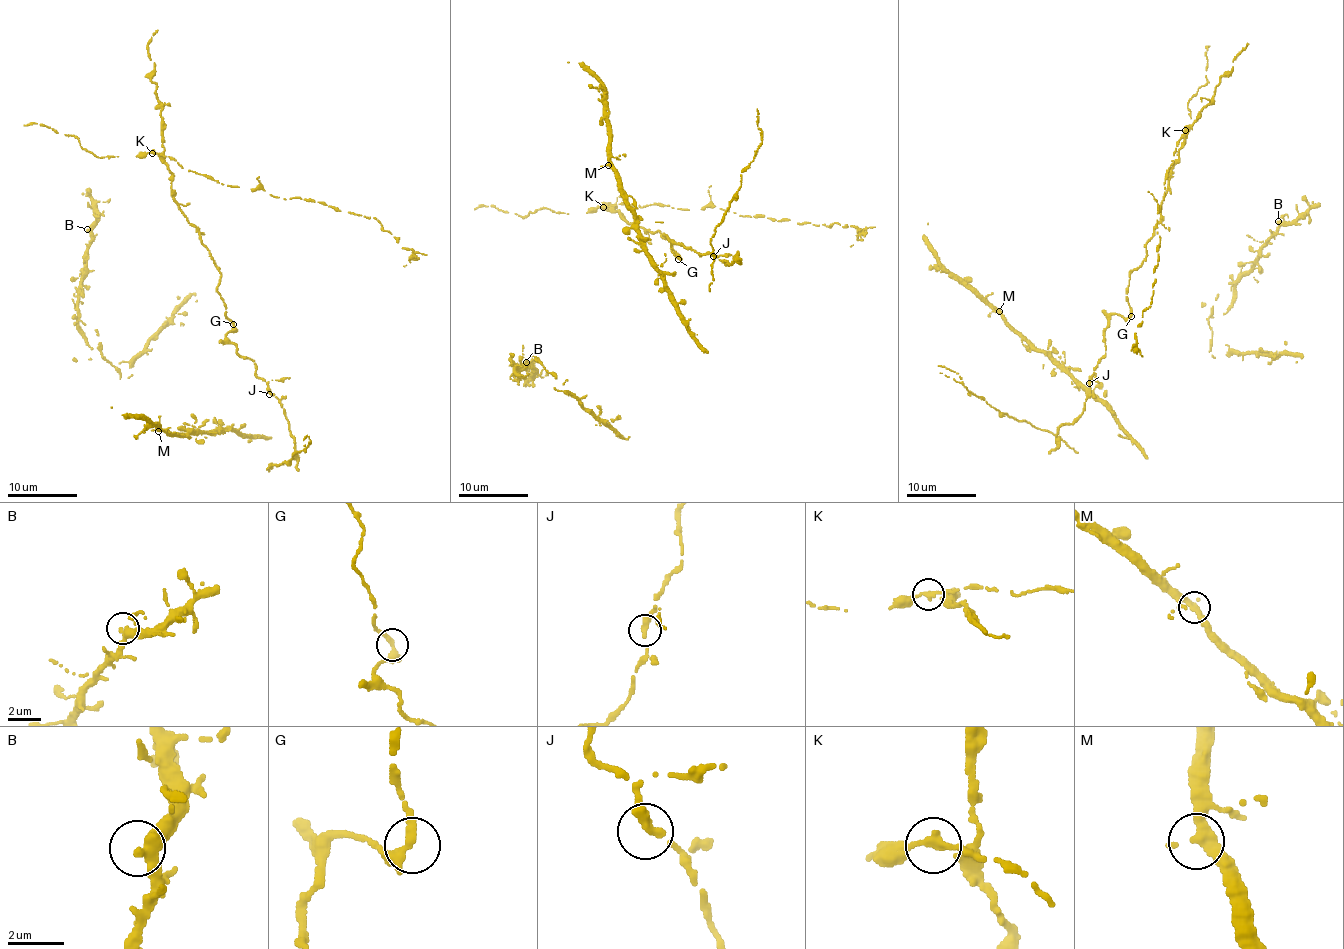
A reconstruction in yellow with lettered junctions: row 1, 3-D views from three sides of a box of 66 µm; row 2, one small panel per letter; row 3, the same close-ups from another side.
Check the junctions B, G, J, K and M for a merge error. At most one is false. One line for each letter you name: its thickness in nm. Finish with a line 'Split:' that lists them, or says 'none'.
K: 280 nm
Split: K

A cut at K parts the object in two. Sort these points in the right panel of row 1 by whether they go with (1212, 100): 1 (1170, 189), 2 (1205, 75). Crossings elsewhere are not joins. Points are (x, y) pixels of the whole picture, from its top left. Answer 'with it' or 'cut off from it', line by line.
1: with it
2: cut off from it

